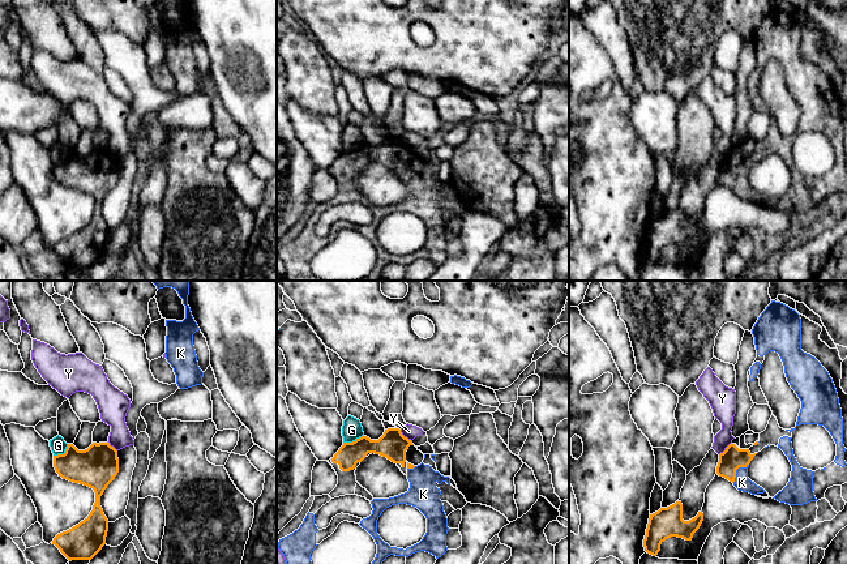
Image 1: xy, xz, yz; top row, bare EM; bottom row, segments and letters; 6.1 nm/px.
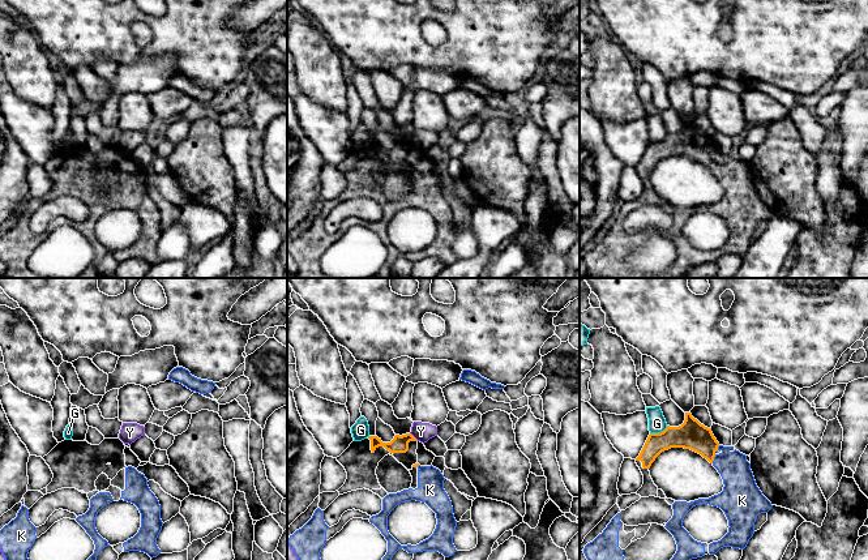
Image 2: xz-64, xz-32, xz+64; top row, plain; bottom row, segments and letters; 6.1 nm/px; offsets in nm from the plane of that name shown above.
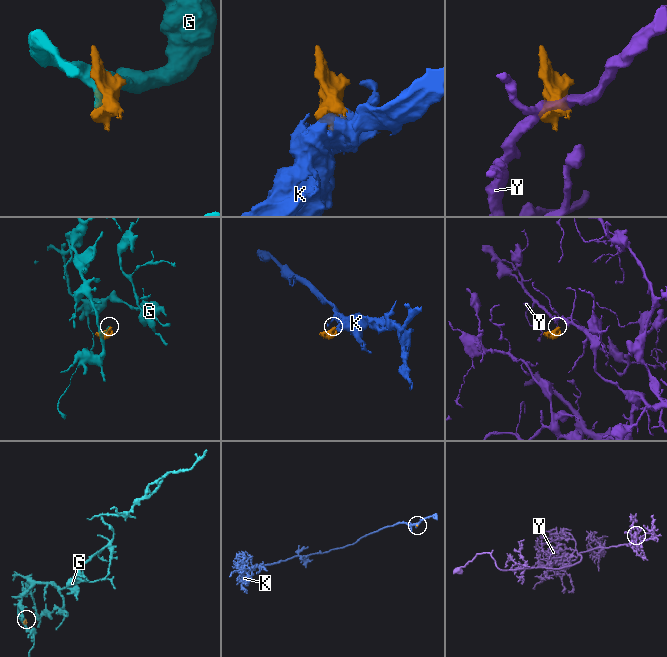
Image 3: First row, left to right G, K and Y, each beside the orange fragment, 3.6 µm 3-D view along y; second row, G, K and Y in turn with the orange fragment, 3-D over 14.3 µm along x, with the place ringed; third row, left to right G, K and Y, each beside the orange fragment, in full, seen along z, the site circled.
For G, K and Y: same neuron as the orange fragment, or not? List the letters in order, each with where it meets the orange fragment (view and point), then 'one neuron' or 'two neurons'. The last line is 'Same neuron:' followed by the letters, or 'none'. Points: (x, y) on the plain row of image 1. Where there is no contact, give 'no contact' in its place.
G: xz (353, 149) | two neurons
K: yz (736, 176) | one neuron
Y: xz (403, 144) | two neurons
Same neuron: K

